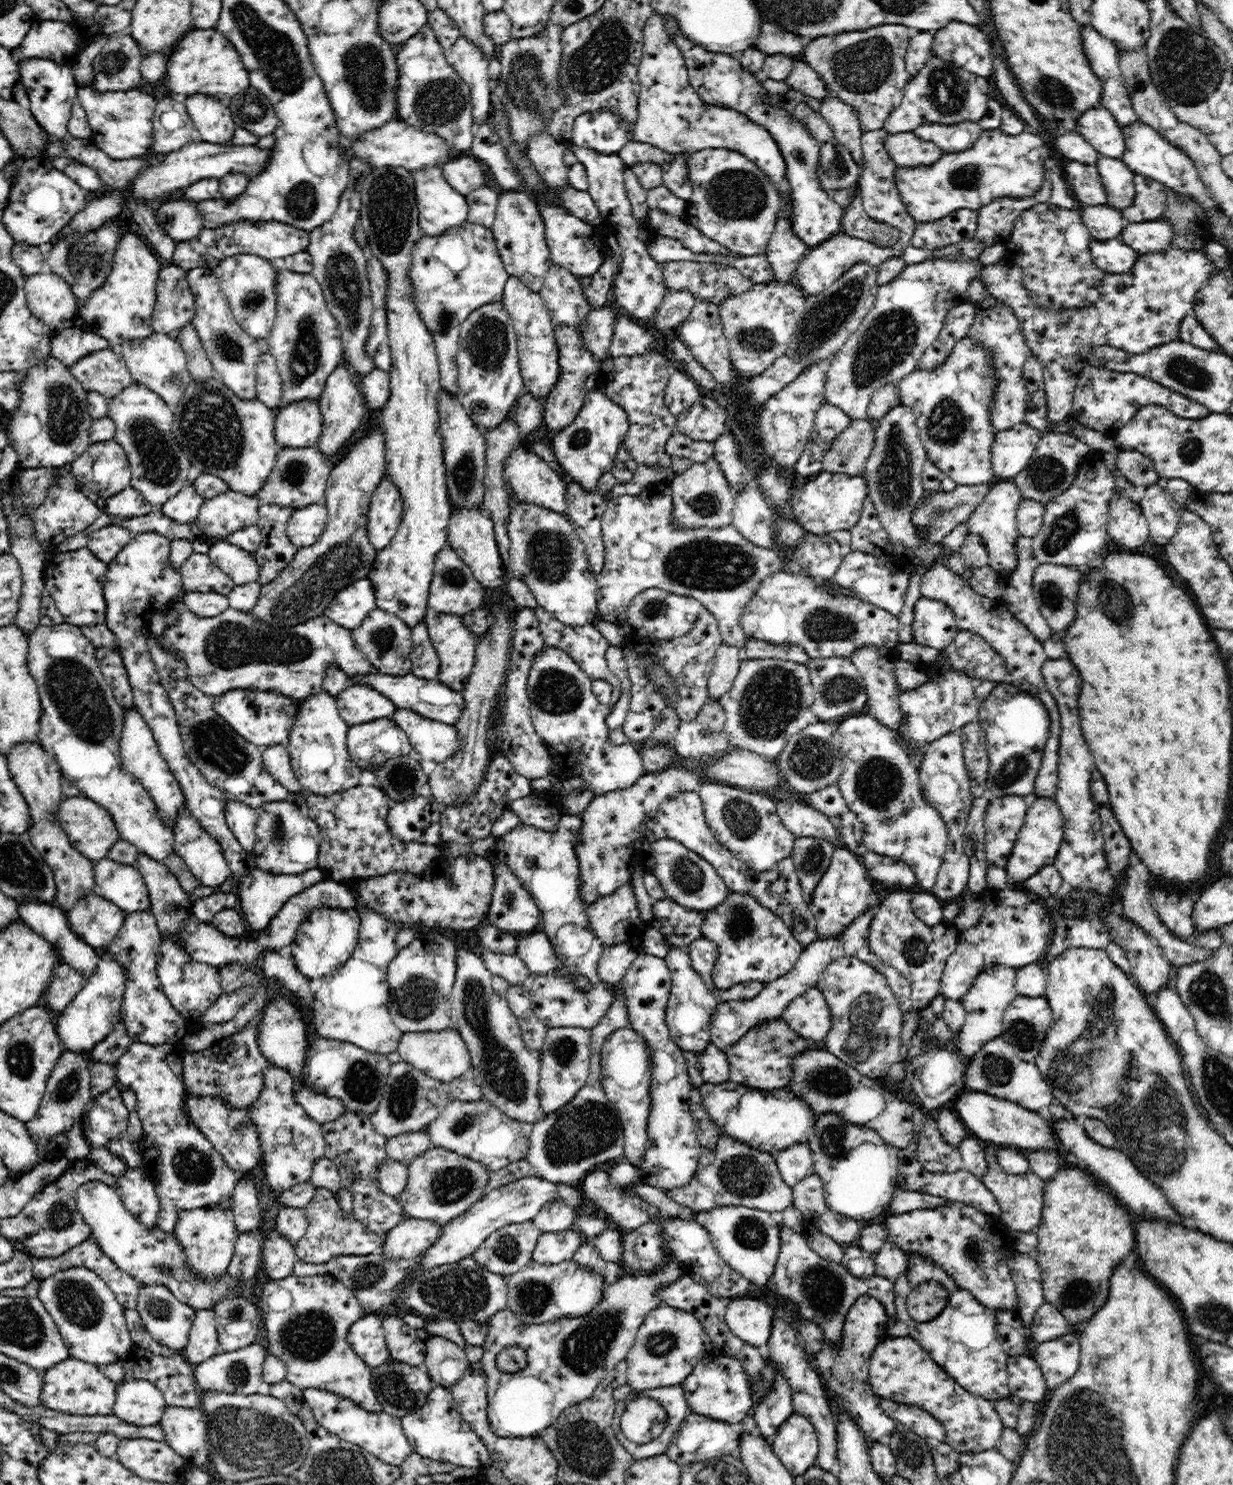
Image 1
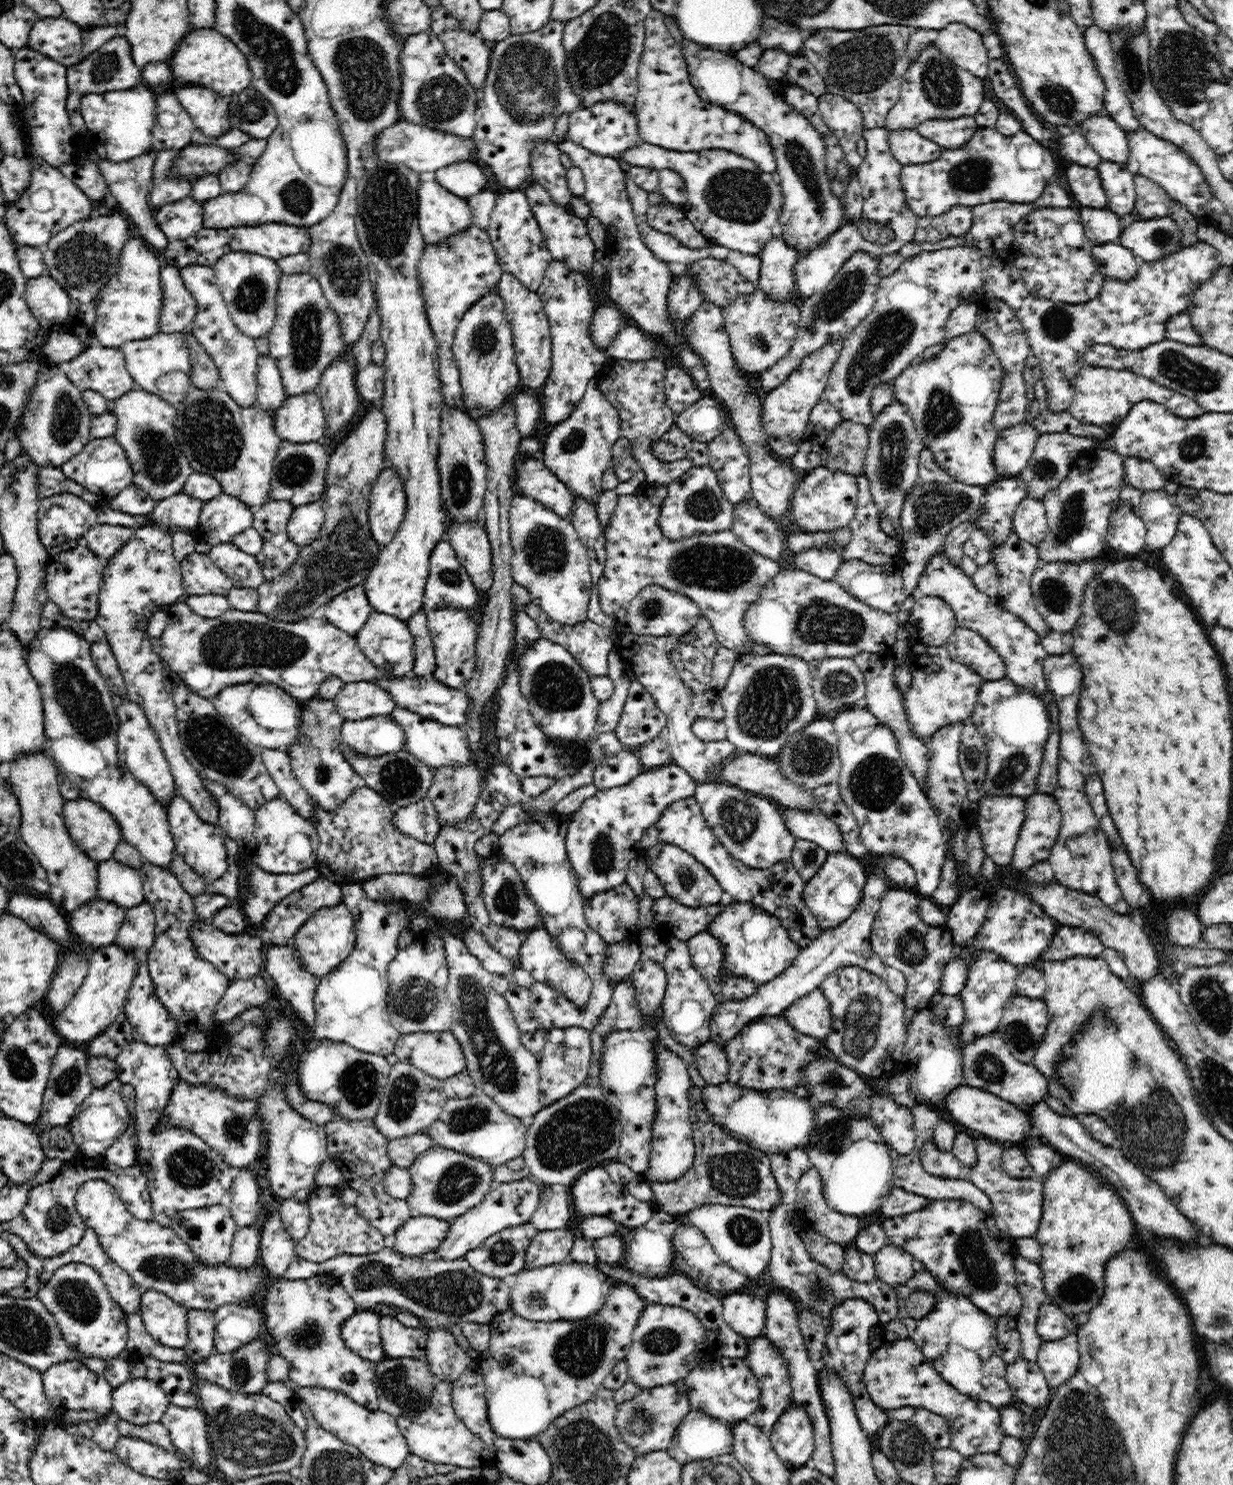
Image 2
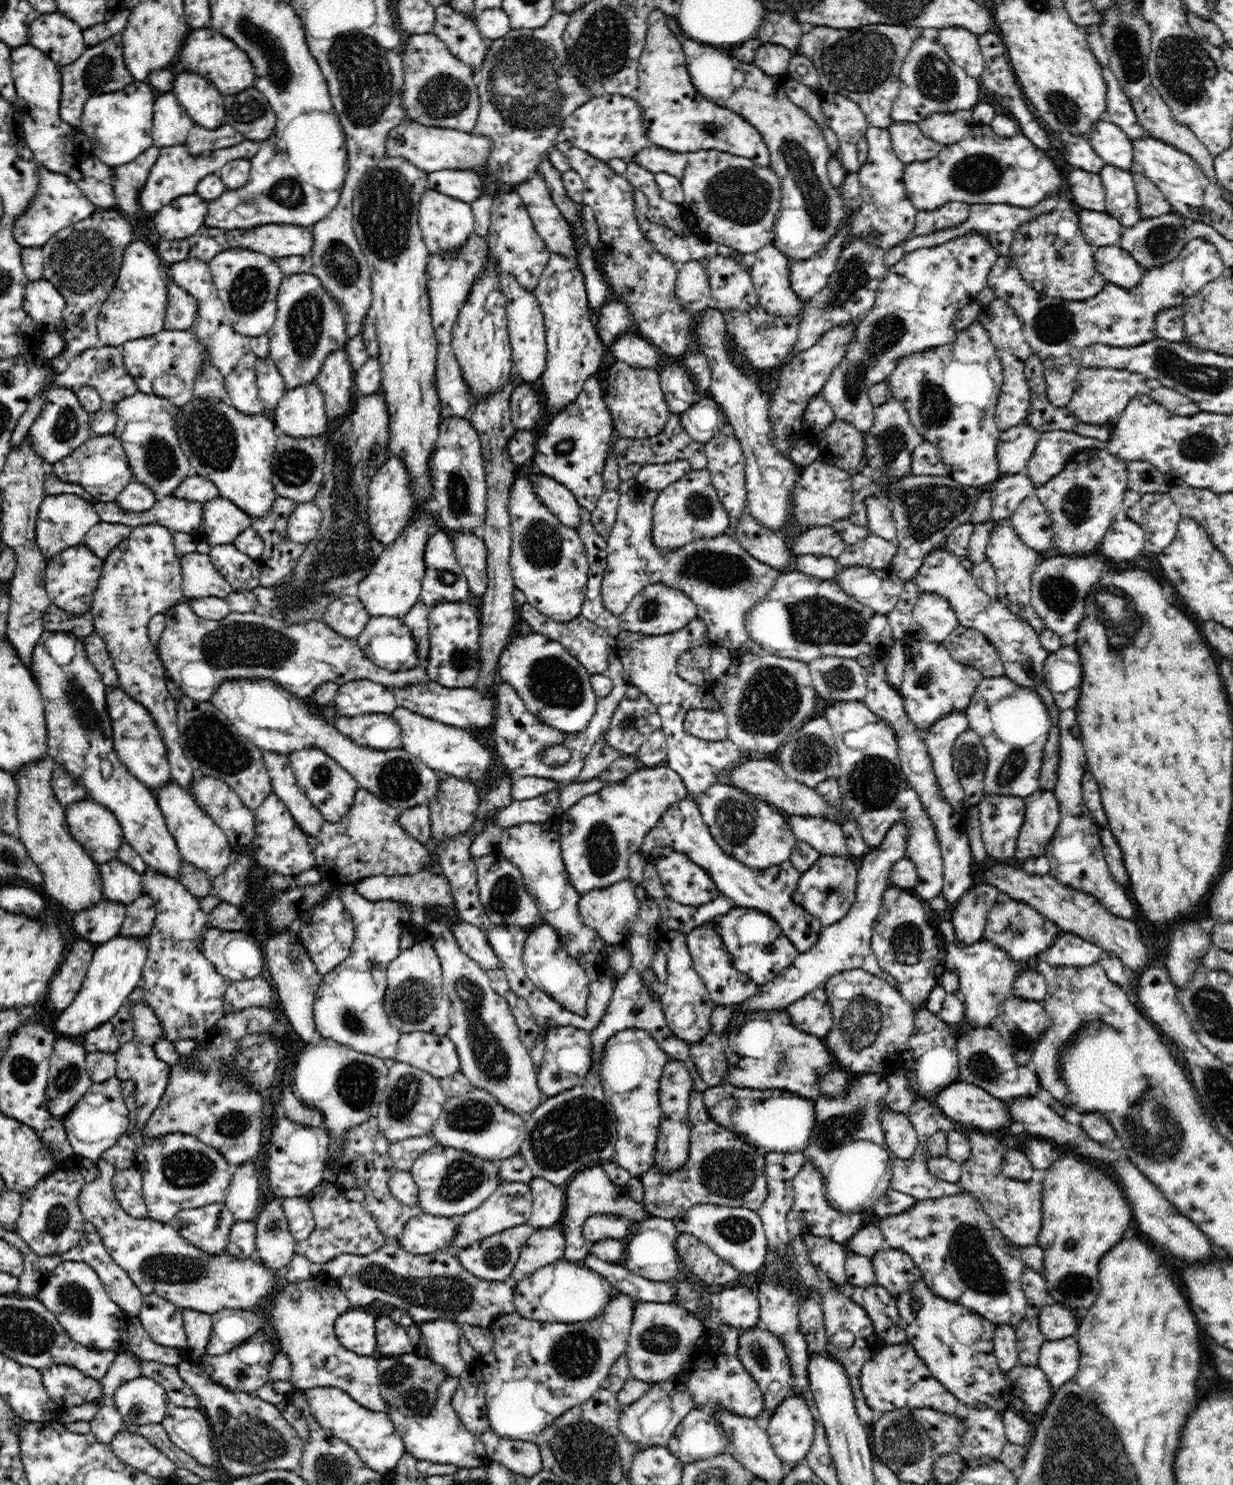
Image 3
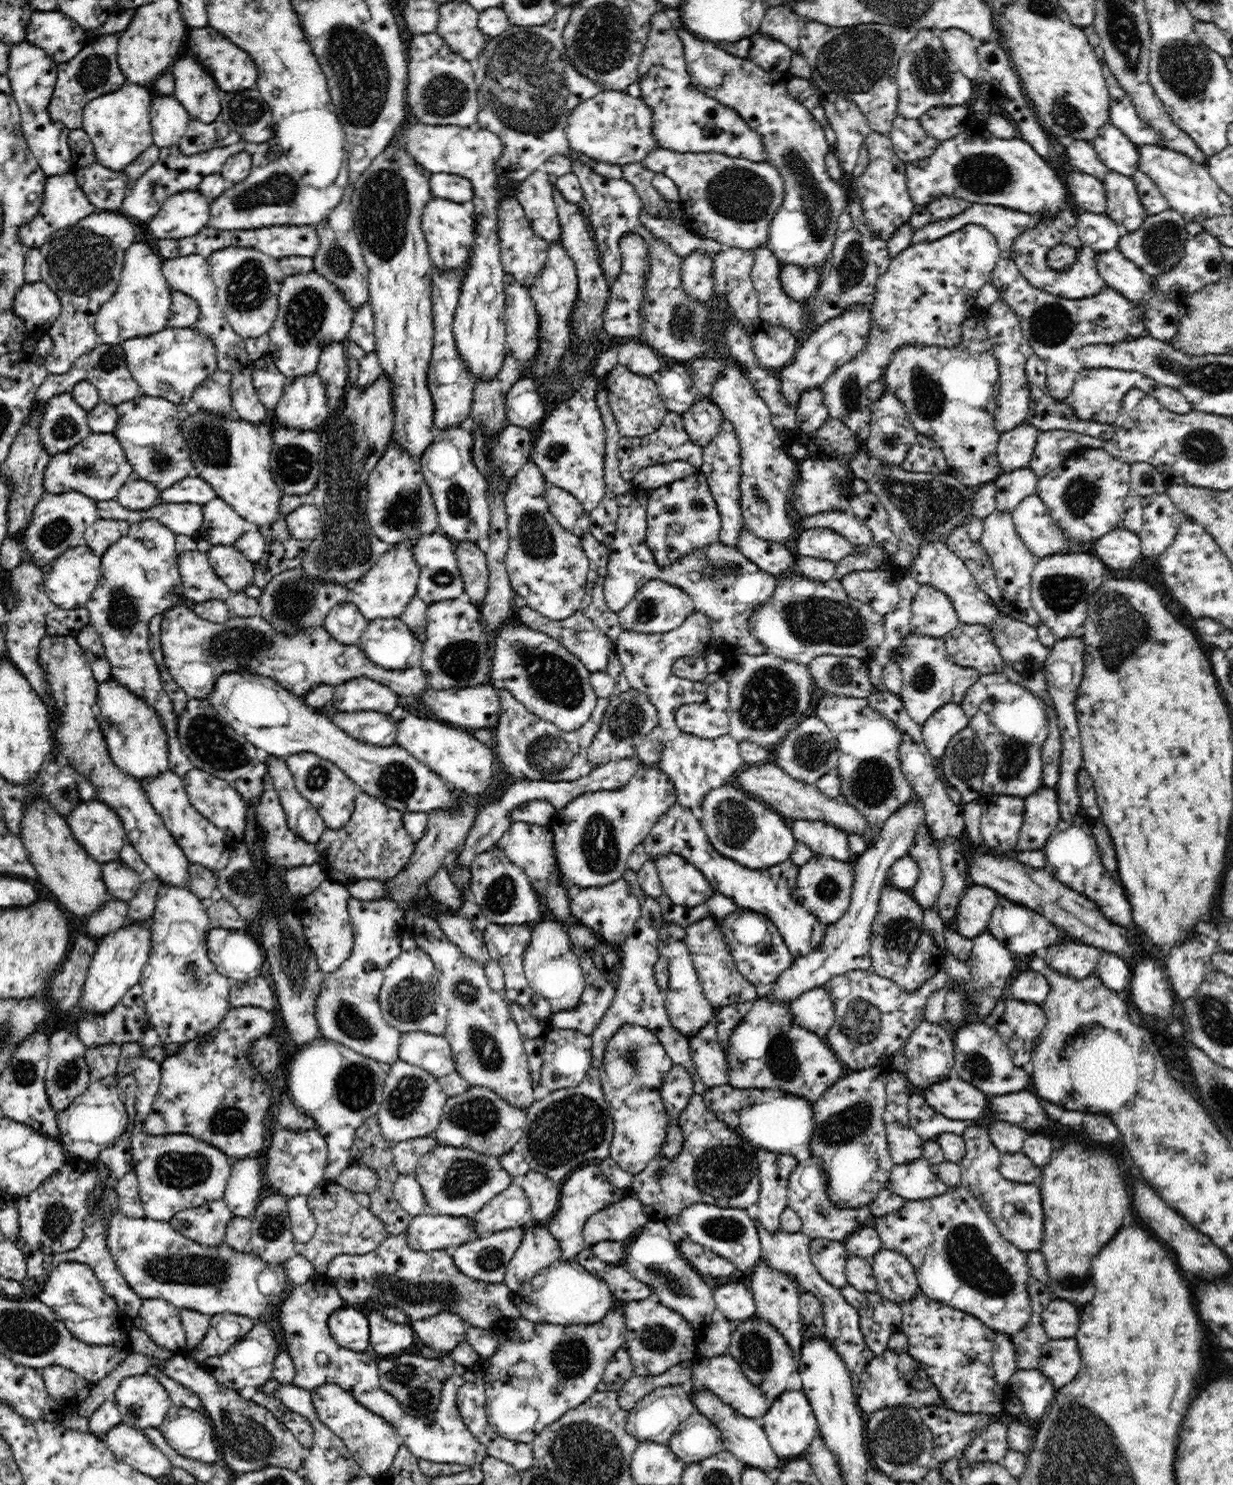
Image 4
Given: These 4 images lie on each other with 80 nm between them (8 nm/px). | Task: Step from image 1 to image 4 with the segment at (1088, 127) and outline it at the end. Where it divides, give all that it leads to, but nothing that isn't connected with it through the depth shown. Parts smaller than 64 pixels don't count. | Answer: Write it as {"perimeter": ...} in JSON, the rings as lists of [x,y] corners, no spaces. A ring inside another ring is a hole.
{"perimeter":[[[1110,122],[1098,130],[1092,146],[1109,170],[1128,177],[1139,171],[1137,144]]]}

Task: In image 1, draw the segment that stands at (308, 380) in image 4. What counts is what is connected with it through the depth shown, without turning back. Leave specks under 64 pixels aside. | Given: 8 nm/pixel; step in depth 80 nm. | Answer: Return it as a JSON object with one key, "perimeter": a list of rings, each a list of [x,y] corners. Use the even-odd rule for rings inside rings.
{"perimeter":[[[318,400],[291,402],[276,410],[274,436],[283,447],[316,447],[323,424]]]}

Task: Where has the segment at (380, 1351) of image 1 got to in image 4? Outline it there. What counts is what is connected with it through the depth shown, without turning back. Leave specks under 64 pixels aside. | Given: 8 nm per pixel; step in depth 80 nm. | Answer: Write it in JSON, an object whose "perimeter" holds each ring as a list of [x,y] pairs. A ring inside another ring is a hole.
{"perimeter":[[[351,1306],[339,1308],[328,1317],[332,1339],[340,1346],[364,1354],[370,1341],[367,1316]]]}

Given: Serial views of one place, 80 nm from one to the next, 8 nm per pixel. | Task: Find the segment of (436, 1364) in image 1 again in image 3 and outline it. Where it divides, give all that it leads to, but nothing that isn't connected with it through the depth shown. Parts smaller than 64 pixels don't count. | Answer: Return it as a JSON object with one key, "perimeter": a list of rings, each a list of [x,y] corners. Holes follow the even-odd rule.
{"perimeter":[[[437,1318],[419,1324],[426,1342],[427,1357],[442,1365],[450,1377],[459,1377],[471,1366],[462,1358],[459,1342],[463,1336],[460,1324],[445,1318]]]}

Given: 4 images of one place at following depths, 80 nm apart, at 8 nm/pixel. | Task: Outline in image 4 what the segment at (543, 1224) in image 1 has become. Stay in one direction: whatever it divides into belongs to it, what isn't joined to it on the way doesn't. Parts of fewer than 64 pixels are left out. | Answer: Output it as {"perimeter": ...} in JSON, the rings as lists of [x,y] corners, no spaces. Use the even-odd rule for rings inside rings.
{"perimeter":[[[530,1169],[515,1182],[524,1189],[531,1205],[533,1225],[543,1225],[554,1216],[560,1202],[560,1190],[556,1183],[540,1171]]]}

